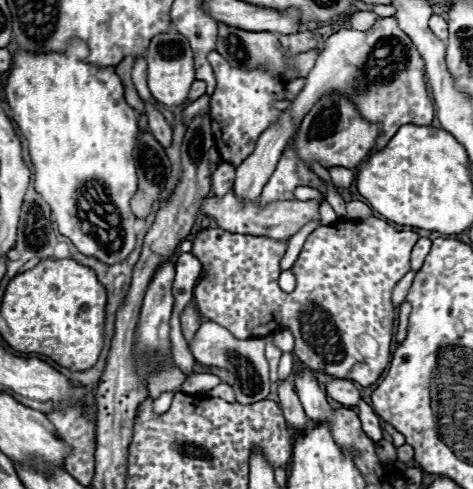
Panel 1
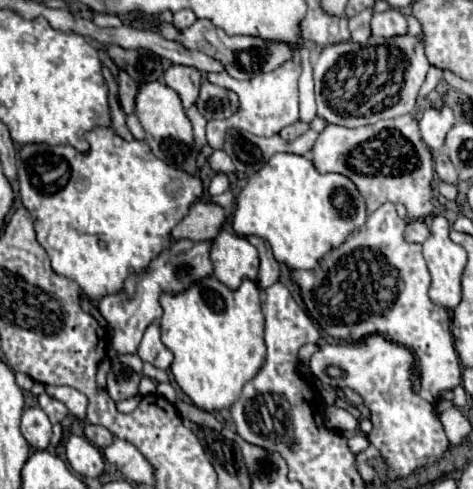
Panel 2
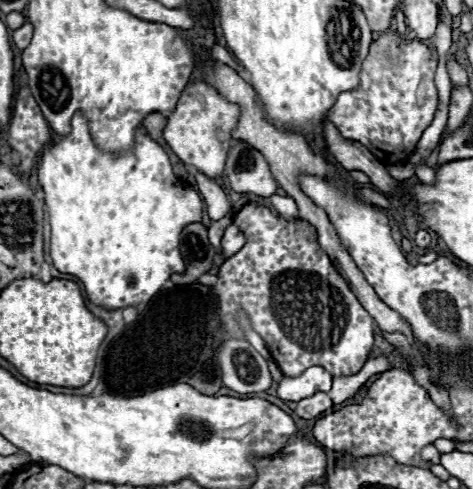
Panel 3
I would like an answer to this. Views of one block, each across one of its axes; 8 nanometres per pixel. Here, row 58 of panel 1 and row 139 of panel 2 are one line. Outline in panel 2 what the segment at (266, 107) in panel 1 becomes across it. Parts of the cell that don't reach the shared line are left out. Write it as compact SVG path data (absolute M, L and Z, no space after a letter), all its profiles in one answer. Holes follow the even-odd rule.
M288 60L282 66L278 66L276 70L258 74L250 80L234 80L226 72L208 74L208 82L236 92L238 102L240 102L240 106L238 106L236 114L232 114L232 118L208 122L208 128L206 128L208 144L214 150L222 150L226 132L230 128L238 128L238 130L244 130L244 132L250 132L256 136L274 136L282 128L294 124L298 120L298 78L300 78L300 62L294 62L294 60Z

